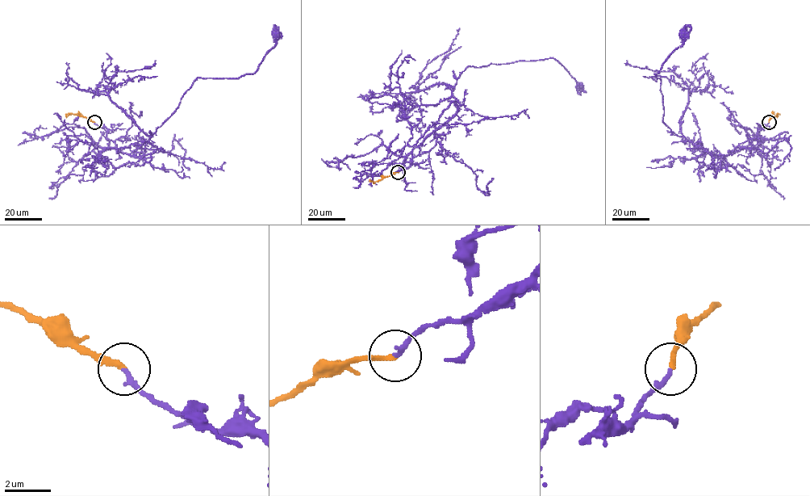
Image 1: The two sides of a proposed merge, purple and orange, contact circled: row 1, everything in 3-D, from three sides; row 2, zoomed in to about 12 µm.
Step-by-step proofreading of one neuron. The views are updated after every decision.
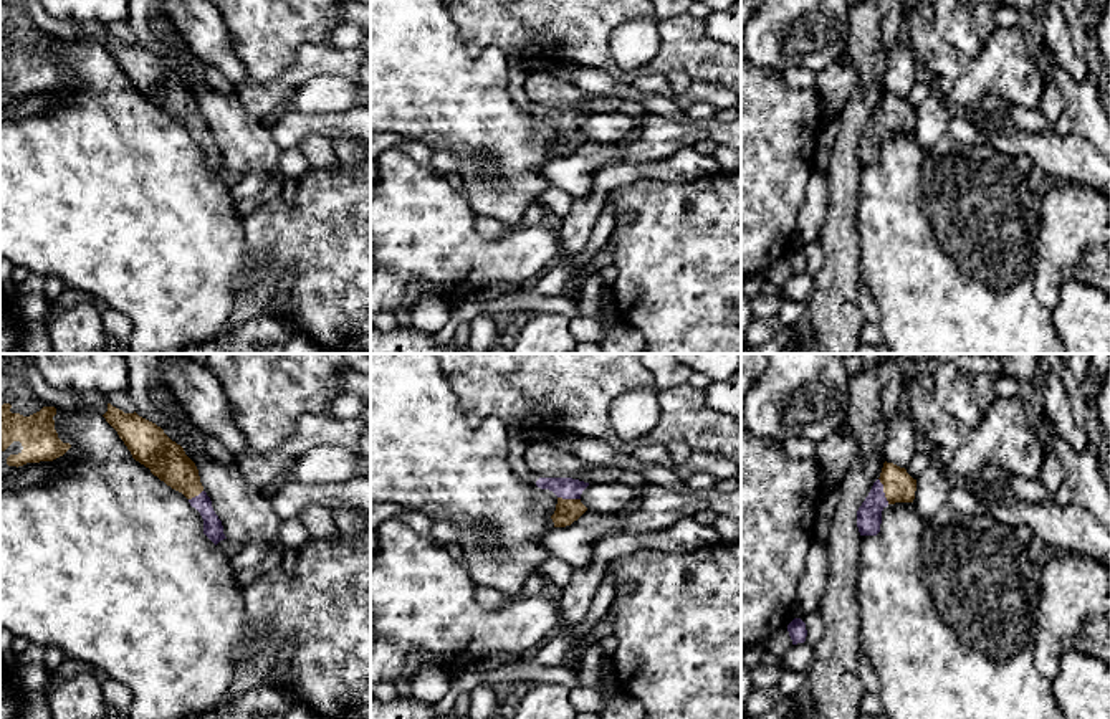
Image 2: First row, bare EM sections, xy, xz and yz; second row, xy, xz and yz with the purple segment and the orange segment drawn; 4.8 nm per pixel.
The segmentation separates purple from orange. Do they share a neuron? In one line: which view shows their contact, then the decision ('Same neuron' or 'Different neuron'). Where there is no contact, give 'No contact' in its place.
Touches purple in yz. Same neuron

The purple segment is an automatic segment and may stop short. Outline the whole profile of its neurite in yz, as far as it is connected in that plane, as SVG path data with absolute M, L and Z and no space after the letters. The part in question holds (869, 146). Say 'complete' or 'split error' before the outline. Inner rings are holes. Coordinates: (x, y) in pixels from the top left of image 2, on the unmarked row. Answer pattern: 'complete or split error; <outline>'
split error; M883 93L880 107L873 112L868 126L857 140L857 157L860 165L877 165L882 154L882 140L888 134L913 132L916 109L905 98Z

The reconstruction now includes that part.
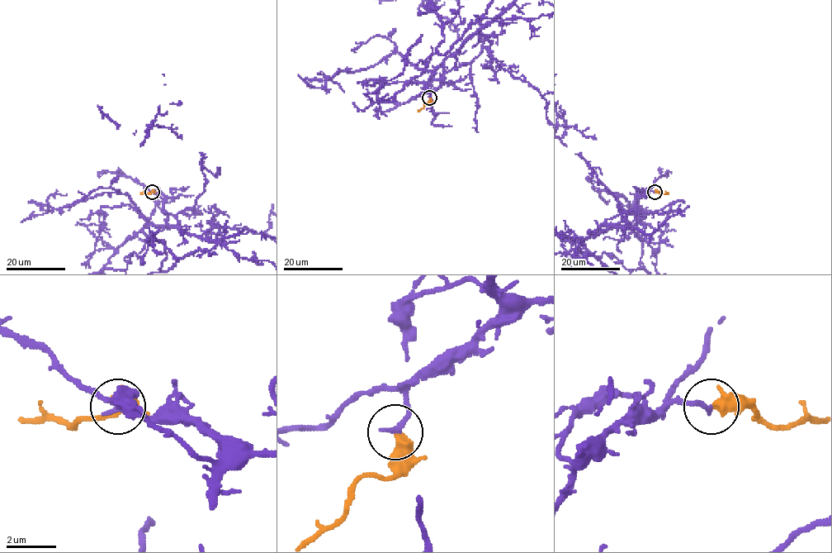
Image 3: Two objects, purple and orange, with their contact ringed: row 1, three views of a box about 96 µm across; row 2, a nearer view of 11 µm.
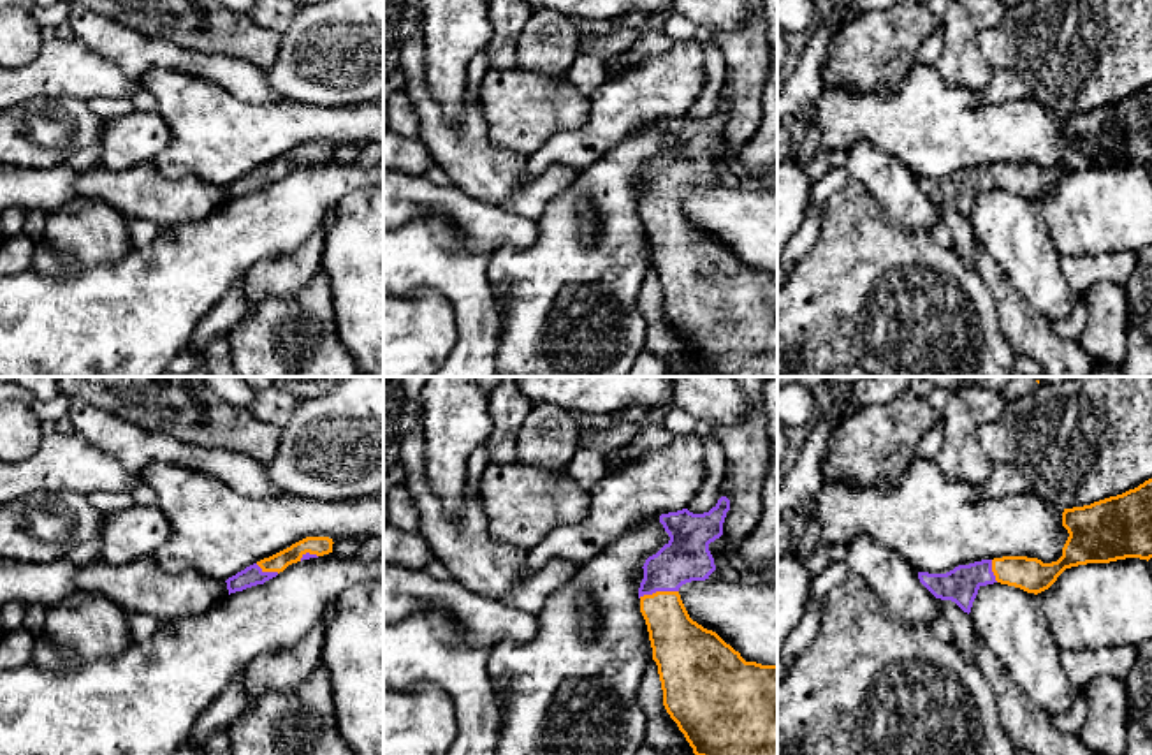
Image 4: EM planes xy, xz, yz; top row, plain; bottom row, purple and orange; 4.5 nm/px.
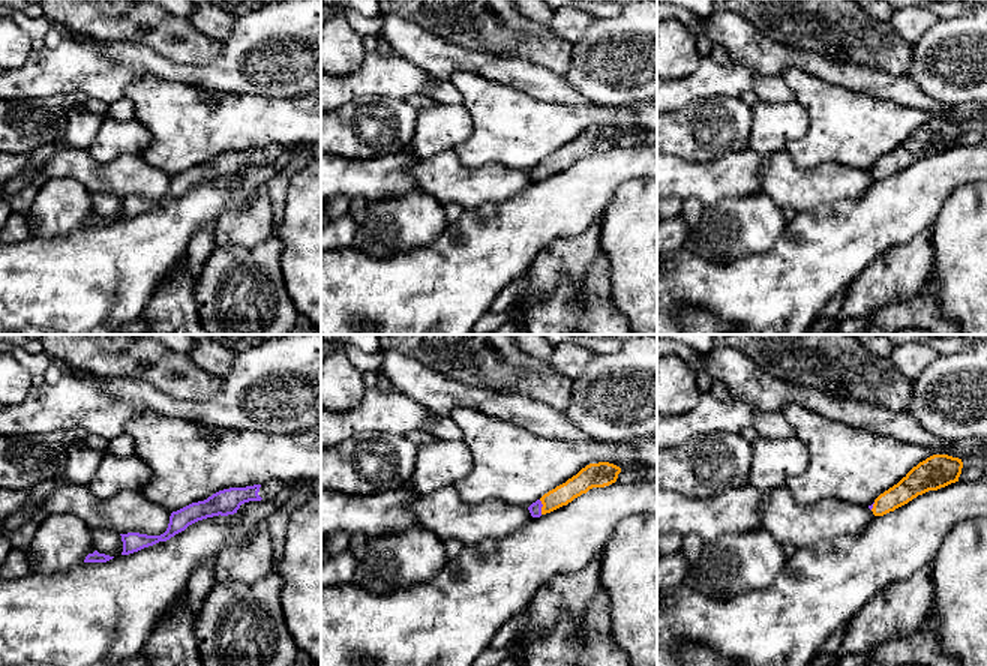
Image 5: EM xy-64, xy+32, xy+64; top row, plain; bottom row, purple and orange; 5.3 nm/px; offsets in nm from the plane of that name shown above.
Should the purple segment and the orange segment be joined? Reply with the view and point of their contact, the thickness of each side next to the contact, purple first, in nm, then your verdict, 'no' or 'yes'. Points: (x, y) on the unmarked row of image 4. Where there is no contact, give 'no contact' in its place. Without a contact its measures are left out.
xz (658, 196) | 220/240 nm | yes

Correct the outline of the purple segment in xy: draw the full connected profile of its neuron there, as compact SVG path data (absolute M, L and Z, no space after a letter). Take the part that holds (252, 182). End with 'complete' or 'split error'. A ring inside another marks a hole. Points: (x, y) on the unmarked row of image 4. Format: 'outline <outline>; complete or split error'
outline M306 143L292 150L290 153L269 164L264 164L246 172L244 176L237 178L236 181L229 183L225 187L229 201L257 190L264 190L266 187L276 183L292 169L329 160L332 158L332 150L334 148L329 143Z; split error

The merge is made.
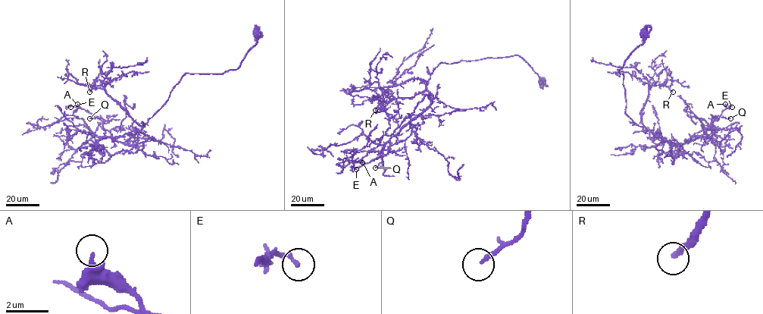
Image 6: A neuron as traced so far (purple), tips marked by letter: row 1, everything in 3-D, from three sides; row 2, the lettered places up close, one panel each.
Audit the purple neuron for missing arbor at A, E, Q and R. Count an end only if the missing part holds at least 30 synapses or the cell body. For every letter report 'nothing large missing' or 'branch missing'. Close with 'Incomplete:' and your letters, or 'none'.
A: nothing large missing
E: nothing large missing
Q: nothing large missing
R: branch missing
Incomplete: R

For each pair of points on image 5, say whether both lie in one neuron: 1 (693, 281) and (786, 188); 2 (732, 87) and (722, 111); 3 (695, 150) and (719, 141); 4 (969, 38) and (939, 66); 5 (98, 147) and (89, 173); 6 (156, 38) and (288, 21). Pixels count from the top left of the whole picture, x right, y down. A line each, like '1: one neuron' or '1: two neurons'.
1: two neurons
2: two neurons
3: one neuron
4: one neuron
5: two neurons
6: two neurons

